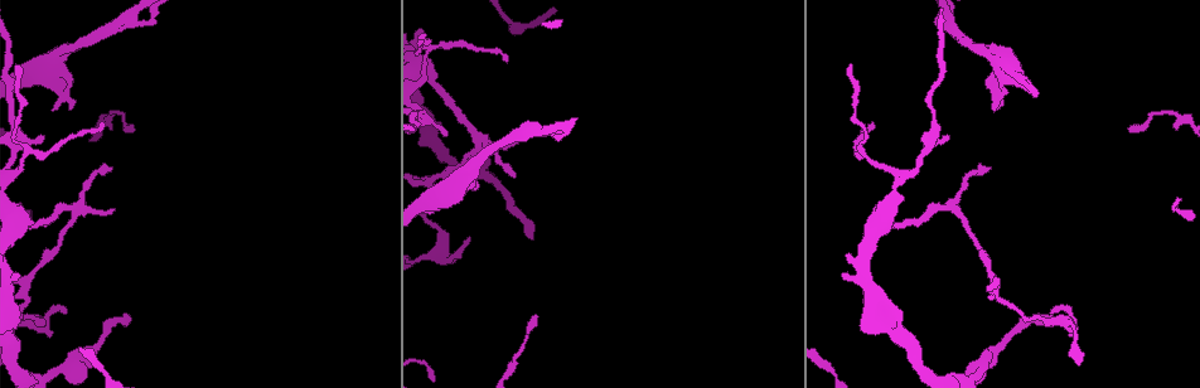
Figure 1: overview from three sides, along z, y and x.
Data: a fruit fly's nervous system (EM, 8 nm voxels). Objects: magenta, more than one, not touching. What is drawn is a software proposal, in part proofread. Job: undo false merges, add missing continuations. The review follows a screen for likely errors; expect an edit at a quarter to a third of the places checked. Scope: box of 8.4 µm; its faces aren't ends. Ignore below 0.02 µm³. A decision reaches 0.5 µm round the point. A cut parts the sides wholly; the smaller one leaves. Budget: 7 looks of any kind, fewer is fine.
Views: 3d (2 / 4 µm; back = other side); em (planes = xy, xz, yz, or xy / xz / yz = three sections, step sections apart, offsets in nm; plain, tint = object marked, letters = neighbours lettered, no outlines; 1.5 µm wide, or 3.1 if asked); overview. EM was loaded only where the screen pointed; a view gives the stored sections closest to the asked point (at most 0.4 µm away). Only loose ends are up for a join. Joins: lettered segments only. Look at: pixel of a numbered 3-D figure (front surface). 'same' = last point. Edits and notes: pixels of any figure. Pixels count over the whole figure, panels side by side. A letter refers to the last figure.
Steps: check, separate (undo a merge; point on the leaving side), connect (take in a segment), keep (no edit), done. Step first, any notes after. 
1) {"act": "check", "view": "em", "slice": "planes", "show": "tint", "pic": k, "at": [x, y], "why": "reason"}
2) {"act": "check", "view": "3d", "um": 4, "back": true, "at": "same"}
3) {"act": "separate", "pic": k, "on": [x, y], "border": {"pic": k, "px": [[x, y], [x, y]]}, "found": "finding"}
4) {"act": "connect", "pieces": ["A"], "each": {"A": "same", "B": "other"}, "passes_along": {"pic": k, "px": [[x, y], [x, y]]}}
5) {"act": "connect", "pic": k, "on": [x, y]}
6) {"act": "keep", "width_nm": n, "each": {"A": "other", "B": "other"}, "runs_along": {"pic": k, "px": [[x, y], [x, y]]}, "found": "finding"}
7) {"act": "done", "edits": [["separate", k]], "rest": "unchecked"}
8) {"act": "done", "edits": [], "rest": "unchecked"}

{"act": "check", "view": "em", "slice": "planes", "show": "letters", "pic": 1, "at": [54, 109], "why": "an open end"}

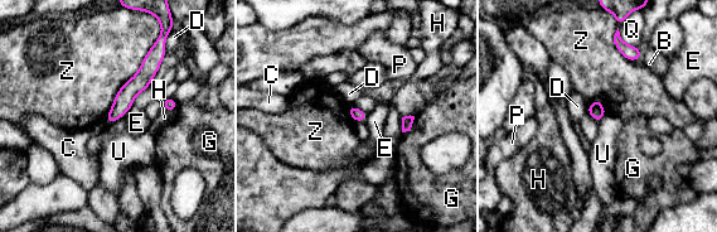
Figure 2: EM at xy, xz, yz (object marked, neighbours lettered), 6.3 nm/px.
{"act": "keep", "each": {"B": "other", "C": "other", "D": "other", "E": "other", "G": "other", "H": "other", "P": "other", "Q": "other", "U": "other", "Z": "other"}, "runs_along": {"pic": 2, "px": [[154, 51], [144, 77], [108, 120]]}, "found": "no lettered segment goes on from it"}

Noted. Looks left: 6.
{"act": "check", "view": "3d", "um": 4, "pic": 1, "at": [155, 17], "why": "branch stops here"}

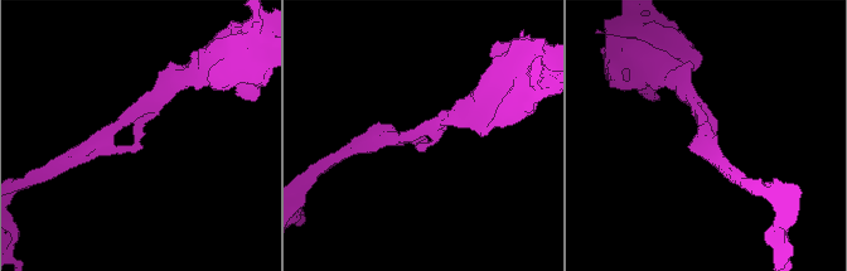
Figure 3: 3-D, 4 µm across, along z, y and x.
{"act": "check", "view": "em", "slice": "planes", "show": "plain", "pic": 3, "at": [426, 137]}

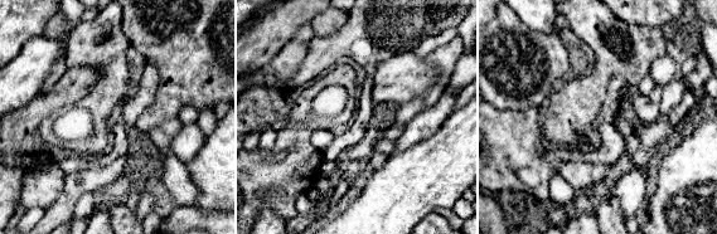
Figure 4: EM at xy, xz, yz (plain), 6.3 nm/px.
{"act": "check", "view": "em", "slice": "planes", "show": "letters", "at": "same"}

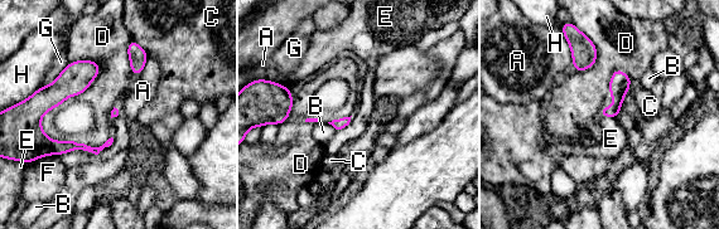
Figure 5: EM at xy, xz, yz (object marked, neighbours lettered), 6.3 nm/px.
{"act": "keep", "each": {"A": "other", "B": "other", "C": "other", "D": "other", "E": "other", "F": "other", "G": "other", "H": "other"}, "border": {"pic": 5, "px": [[96, 61], [100, 72], [81, 94]]}, "found": "none of them fits"}

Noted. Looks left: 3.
{"act": "check", "view": "em", "slice": "planes", "show": "letters", "pic": 1, "at": [129, 316], "why": "branch stops here"}

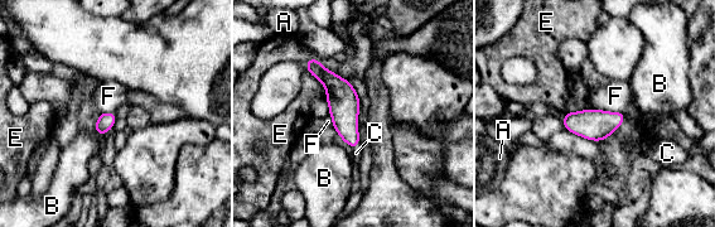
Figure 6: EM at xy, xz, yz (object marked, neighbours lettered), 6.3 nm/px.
{"act": "connect", "pieces": ["C"], "width_nm": 110, "each": {"A": "other", "B": "other", "C": "same", "E": "other", "F": "other"}, "passes_along": {"pic": 6, "px": [[343, 110], [356, 146], [356, 153]]}, "found": "the neuron continues"}

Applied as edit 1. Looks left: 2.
{"act": "done", "edits": [["connect", 6]], "rest": "unchecked"}

